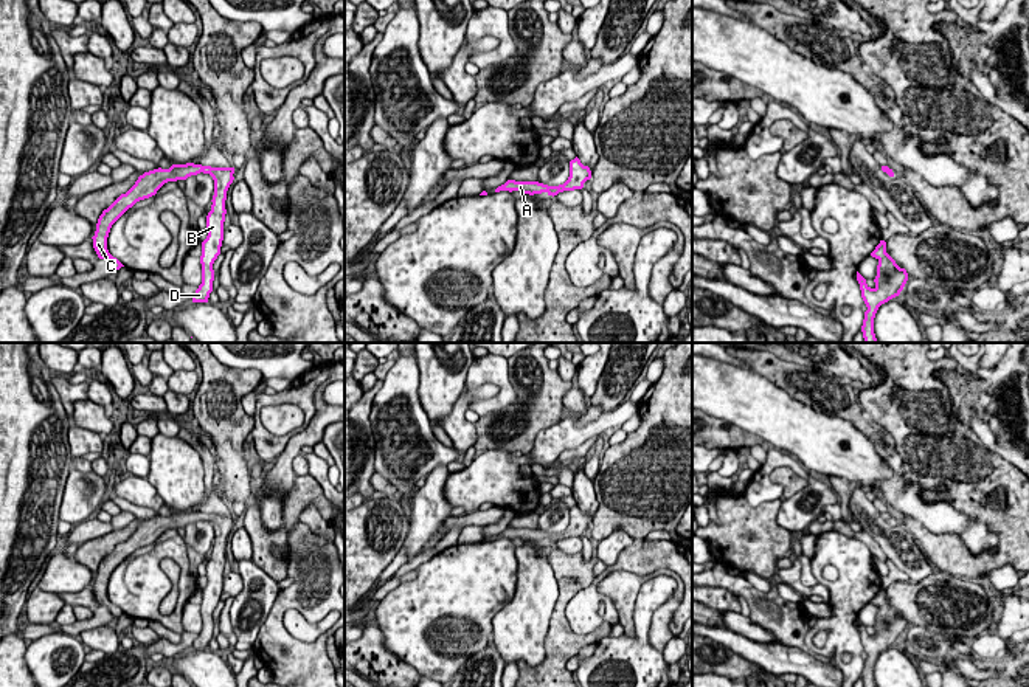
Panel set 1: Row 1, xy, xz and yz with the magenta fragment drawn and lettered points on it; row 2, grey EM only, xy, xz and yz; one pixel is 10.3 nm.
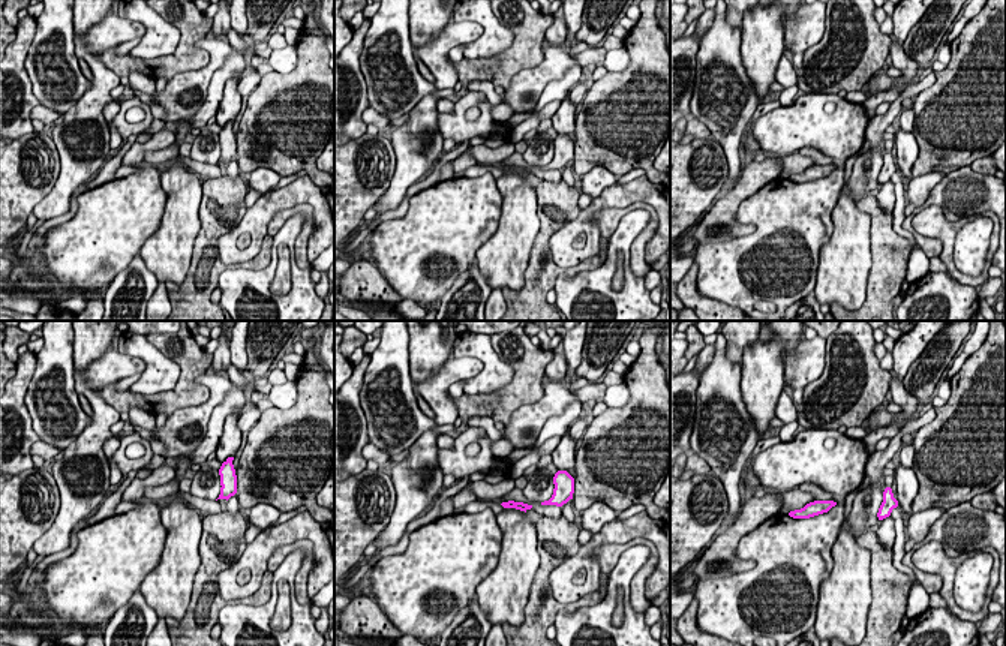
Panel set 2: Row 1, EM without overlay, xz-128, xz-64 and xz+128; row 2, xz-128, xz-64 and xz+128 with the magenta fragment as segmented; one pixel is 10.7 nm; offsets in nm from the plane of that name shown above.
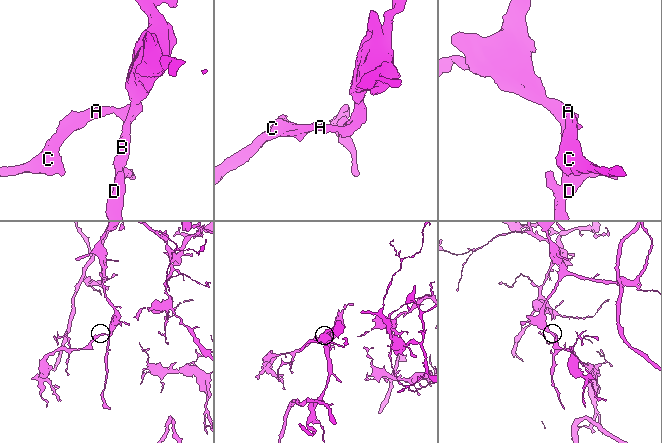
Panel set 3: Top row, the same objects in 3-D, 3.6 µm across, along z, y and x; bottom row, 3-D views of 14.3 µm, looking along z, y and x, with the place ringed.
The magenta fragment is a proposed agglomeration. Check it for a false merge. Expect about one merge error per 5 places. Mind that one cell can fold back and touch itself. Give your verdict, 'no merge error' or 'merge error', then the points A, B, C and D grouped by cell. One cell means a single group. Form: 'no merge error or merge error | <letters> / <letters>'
no merge error | A B C D

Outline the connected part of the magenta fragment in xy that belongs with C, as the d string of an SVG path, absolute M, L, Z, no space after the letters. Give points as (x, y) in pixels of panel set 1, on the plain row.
M194 510L172 512L169 516L154 516L138 524L135 532L121 541L98 566L96 578L93 586L93 596L99 606L106 606L115 617L124 614L116 605L107 597L107 585L112 572L137 549L149 546L168 529L186 527L191 523L210 521L214 527L214 543L211 558L206 563L208 583L202 589L202 631L192 644L192 650L208 650L210 640L213 639L214 617L213 611L220 602L223 588L223 569L225 569L225 547L227 538L233 530L234 515L211 515Z

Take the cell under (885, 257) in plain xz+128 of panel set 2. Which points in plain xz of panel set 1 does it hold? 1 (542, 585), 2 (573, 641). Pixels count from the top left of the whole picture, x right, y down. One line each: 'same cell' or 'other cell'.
1: other cell
2: same cell

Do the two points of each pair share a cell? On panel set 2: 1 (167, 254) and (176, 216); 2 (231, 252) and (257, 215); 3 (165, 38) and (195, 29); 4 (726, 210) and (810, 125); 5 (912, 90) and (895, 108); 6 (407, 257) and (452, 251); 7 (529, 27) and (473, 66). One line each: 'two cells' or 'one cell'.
1: one cell
2: one cell
3: two cells
4: two cells
5: one cell
6: one cell
7: one cell

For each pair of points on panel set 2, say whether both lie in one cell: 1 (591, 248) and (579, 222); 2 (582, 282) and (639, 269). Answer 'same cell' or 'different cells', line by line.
1: same cell
2: different cells

